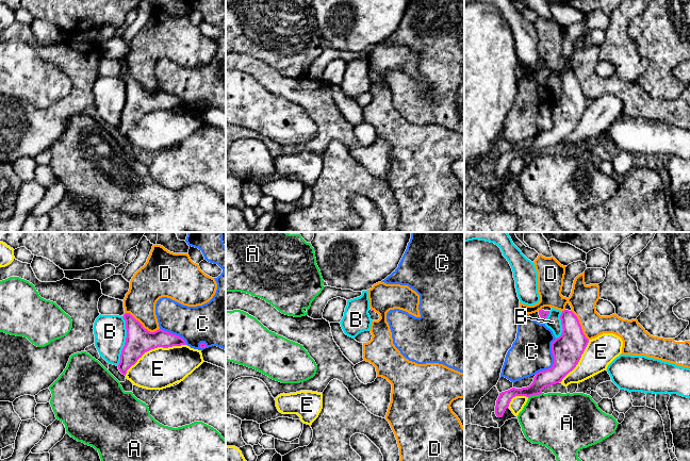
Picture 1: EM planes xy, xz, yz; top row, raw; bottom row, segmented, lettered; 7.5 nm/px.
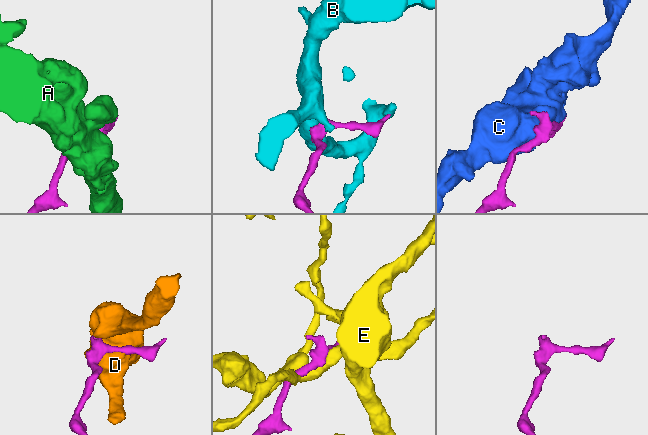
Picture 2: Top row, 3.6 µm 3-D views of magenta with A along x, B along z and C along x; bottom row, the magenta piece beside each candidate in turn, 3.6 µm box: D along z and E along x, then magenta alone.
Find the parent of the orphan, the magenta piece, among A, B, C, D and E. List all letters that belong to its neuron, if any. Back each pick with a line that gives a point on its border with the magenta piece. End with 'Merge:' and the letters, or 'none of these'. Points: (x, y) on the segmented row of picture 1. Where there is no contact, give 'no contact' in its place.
Merge: none of these

